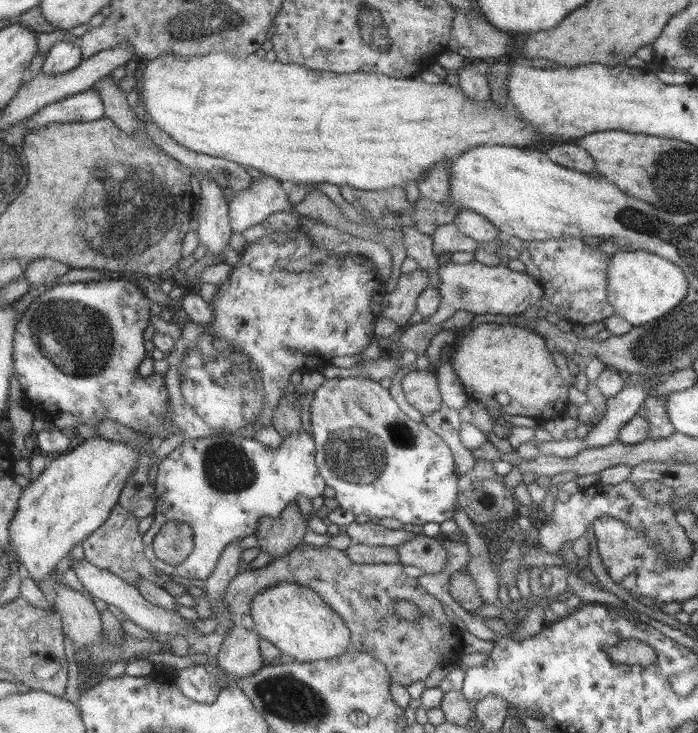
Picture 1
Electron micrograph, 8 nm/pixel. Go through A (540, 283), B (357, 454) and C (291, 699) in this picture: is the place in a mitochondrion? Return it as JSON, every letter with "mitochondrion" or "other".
{"A":"other","B":"mitochondrion","C":"mitochondrion"}

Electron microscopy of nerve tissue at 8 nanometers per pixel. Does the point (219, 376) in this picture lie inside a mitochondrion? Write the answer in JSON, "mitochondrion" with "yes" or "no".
{"mitochondrion":"yes"}

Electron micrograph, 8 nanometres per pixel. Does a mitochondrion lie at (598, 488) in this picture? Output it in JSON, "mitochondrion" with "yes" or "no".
{"mitochondrion":"no"}

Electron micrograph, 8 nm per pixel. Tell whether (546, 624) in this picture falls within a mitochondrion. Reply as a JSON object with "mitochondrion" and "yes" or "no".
{"mitochondrion":"no"}

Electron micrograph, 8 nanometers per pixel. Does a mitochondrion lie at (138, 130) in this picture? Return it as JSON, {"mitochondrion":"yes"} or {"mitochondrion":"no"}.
{"mitochondrion":"no"}

